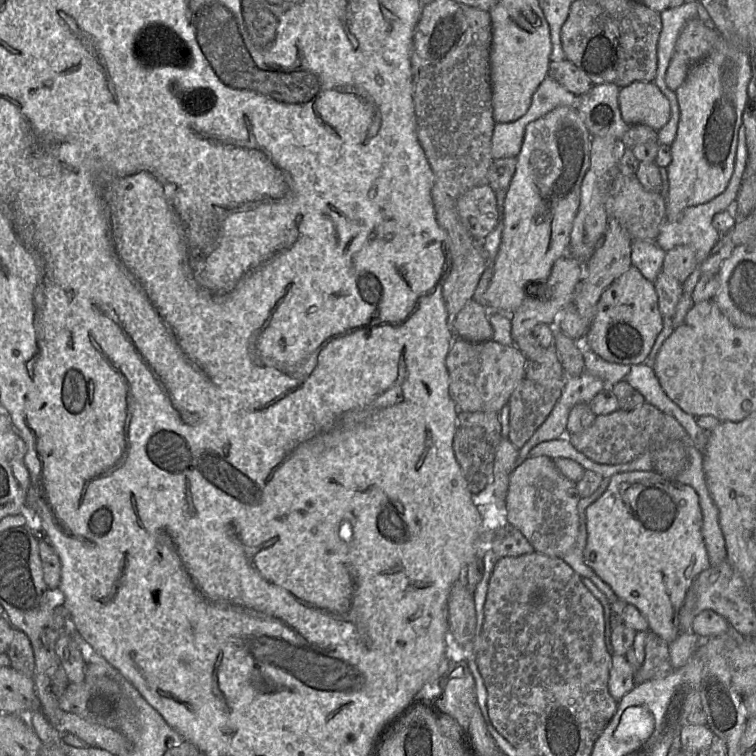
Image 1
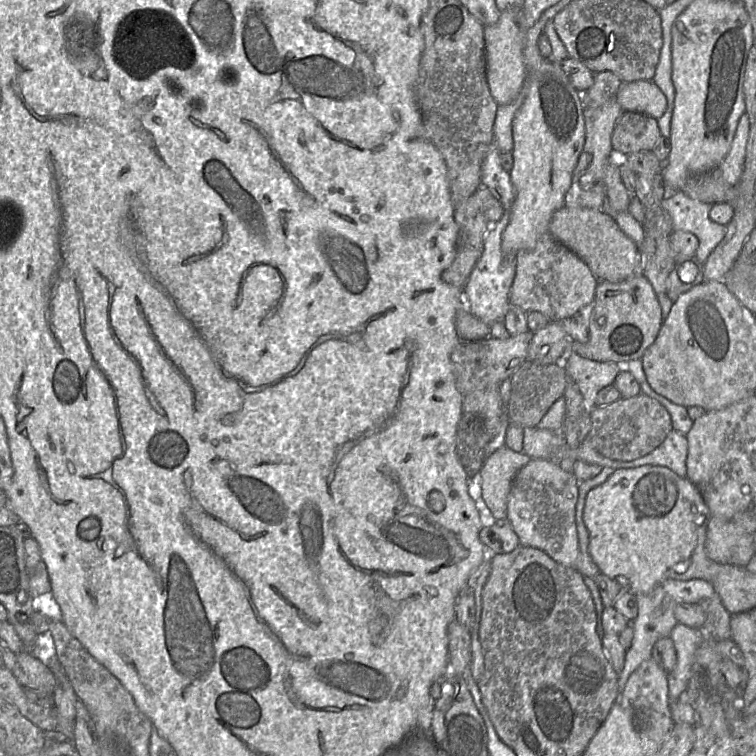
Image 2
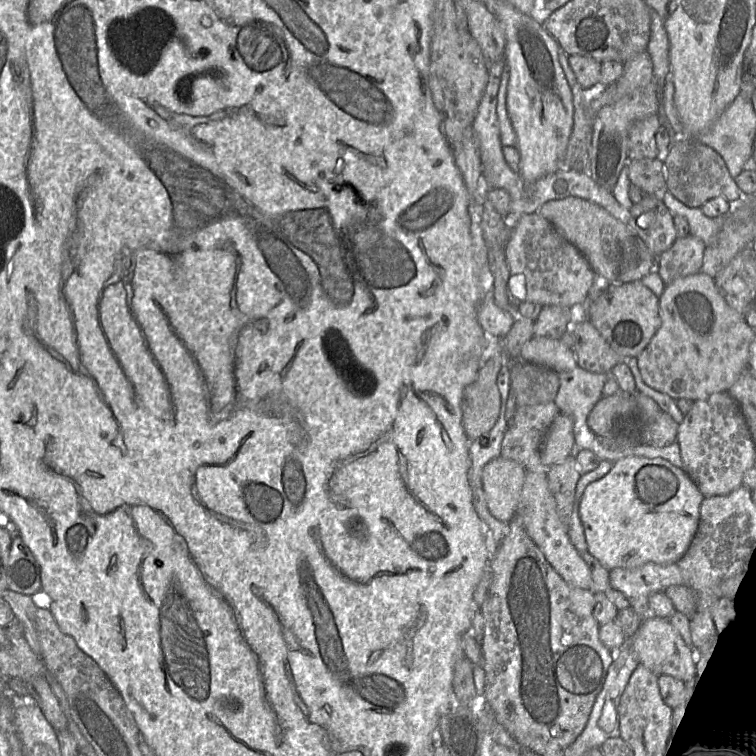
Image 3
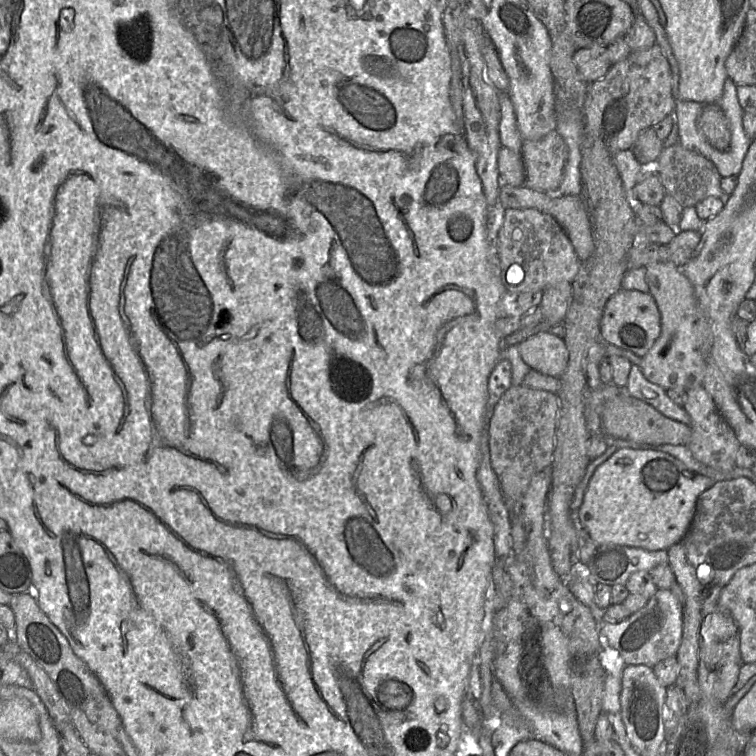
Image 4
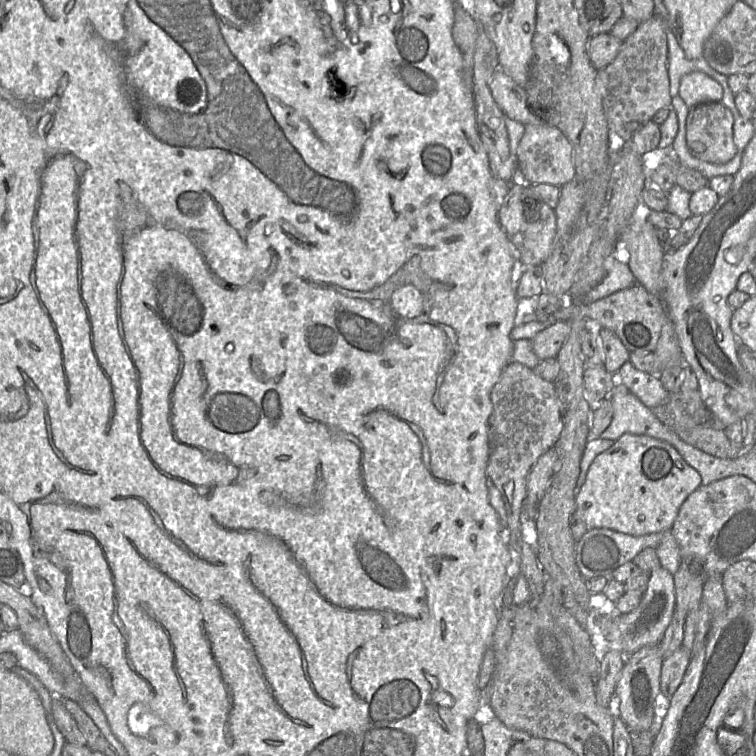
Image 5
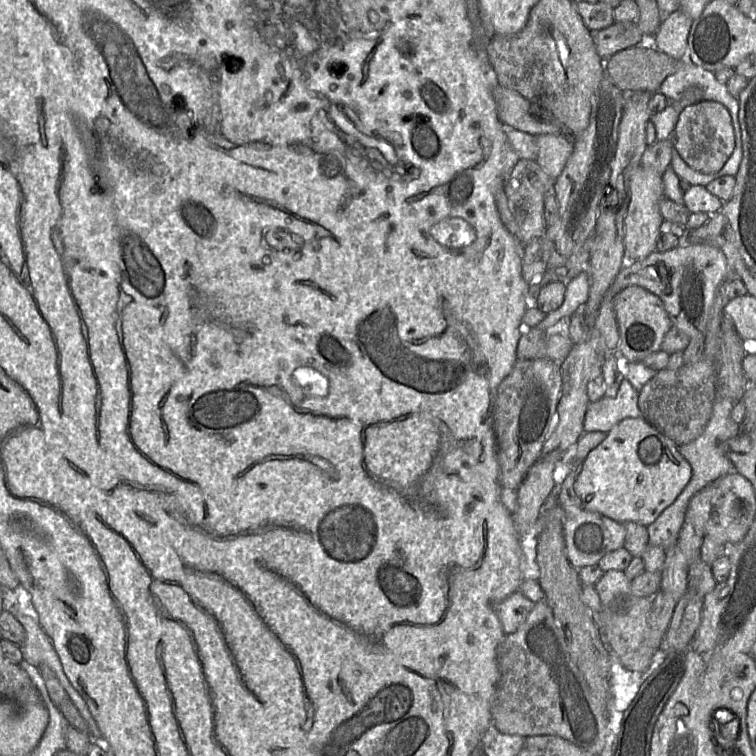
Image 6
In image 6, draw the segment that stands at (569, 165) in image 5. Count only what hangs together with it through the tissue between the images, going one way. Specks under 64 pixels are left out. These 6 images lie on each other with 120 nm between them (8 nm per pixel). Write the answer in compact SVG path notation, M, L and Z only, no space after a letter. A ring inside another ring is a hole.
M540 134L536 136L538 145L537 163L552 179L562 173L573 152L573 142L566 135Z

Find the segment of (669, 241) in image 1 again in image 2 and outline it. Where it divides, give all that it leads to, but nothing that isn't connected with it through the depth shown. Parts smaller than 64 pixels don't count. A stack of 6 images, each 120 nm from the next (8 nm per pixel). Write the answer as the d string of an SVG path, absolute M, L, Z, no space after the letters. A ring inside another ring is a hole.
M744 113L739 119L731 148L719 165L723 179L730 185L737 186L740 181L749 132L750 126L748 115ZM677 191L671 198L663 199L661 205L672 219L673 231L690 232L697 237L696 258L704 266L727 233L727 226L710 218L713 204L700 202Z

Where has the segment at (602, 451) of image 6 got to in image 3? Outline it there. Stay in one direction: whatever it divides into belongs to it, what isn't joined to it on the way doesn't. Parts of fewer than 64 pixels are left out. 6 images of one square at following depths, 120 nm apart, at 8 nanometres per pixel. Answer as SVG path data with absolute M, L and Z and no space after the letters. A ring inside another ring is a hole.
M626 457L616 461L604 477L590 483L582 496L579 514L588 551L608 570L633 569L646 563L676 563L695 536L704 496L681 468L662 458Z

